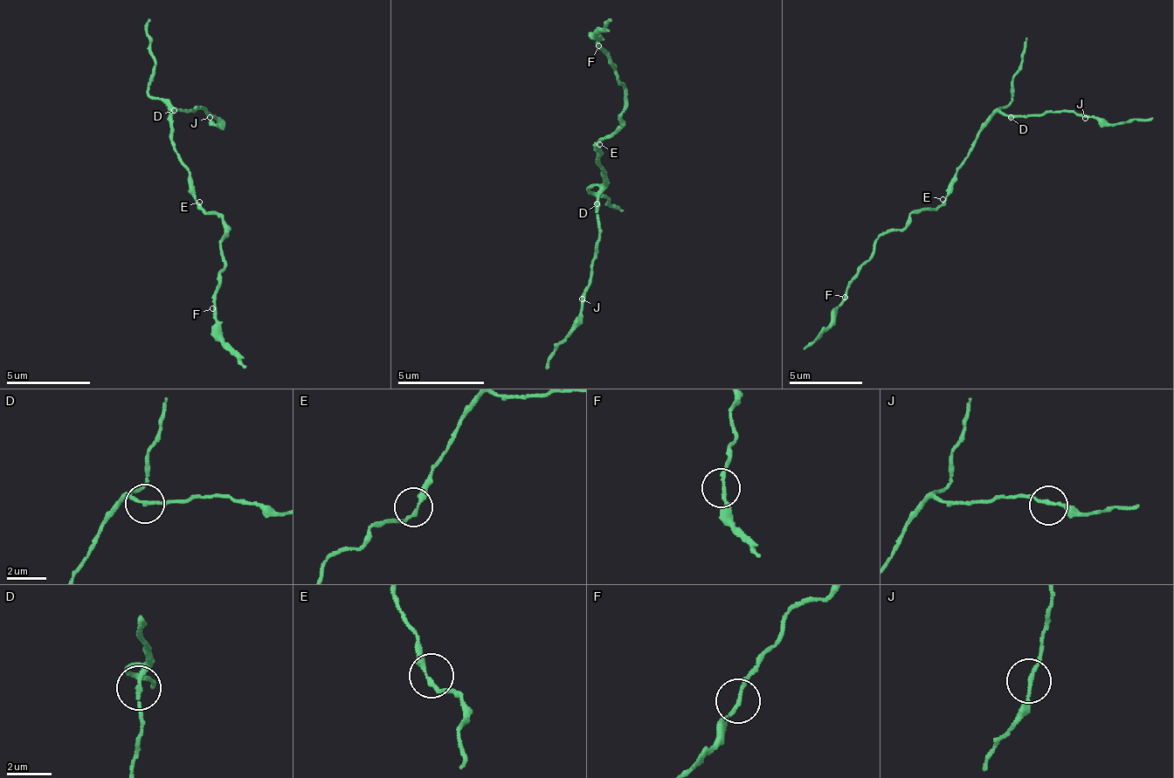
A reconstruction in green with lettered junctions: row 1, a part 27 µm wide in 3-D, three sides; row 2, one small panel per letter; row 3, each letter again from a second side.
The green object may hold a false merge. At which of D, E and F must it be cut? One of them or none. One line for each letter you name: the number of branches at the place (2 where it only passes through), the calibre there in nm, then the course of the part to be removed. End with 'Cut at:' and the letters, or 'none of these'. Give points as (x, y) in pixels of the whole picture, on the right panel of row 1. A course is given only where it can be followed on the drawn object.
Cut at: none of these

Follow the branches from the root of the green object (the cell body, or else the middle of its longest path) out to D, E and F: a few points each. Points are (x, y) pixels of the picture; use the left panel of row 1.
D: (188, 181), (183, 161), (175, 148), (172, 120), (167, 104), (174, 109)
E: (188, 181), (199, 202)
F: (188, 181), (203, 209), (217, 212), (226, 237), (218, 244), (224, 268), (212, 308)

